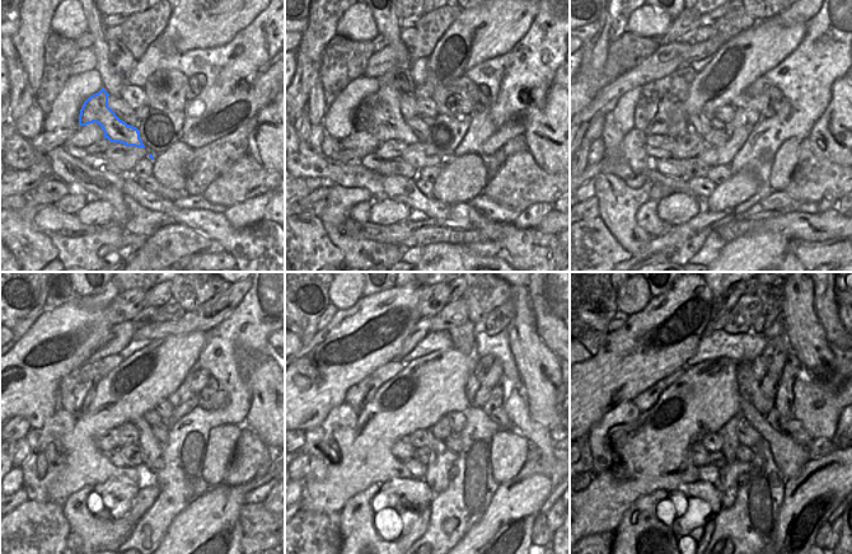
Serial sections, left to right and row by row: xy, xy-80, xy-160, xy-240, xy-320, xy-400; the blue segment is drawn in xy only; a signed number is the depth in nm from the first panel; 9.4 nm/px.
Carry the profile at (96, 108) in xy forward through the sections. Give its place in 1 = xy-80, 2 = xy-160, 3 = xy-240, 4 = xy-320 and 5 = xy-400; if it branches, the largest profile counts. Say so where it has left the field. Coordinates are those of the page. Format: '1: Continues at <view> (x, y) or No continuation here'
1: Continues at xy-80 (379, 114)
2: Continues at xy-160 (660, 109)
3: Continues at xy-240 (76, 390)
4: Continues at xy-320 (359, 395)
5: Continues at xy-400 (645, 400)

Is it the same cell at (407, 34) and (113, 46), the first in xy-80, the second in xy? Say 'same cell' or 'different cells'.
different cells

